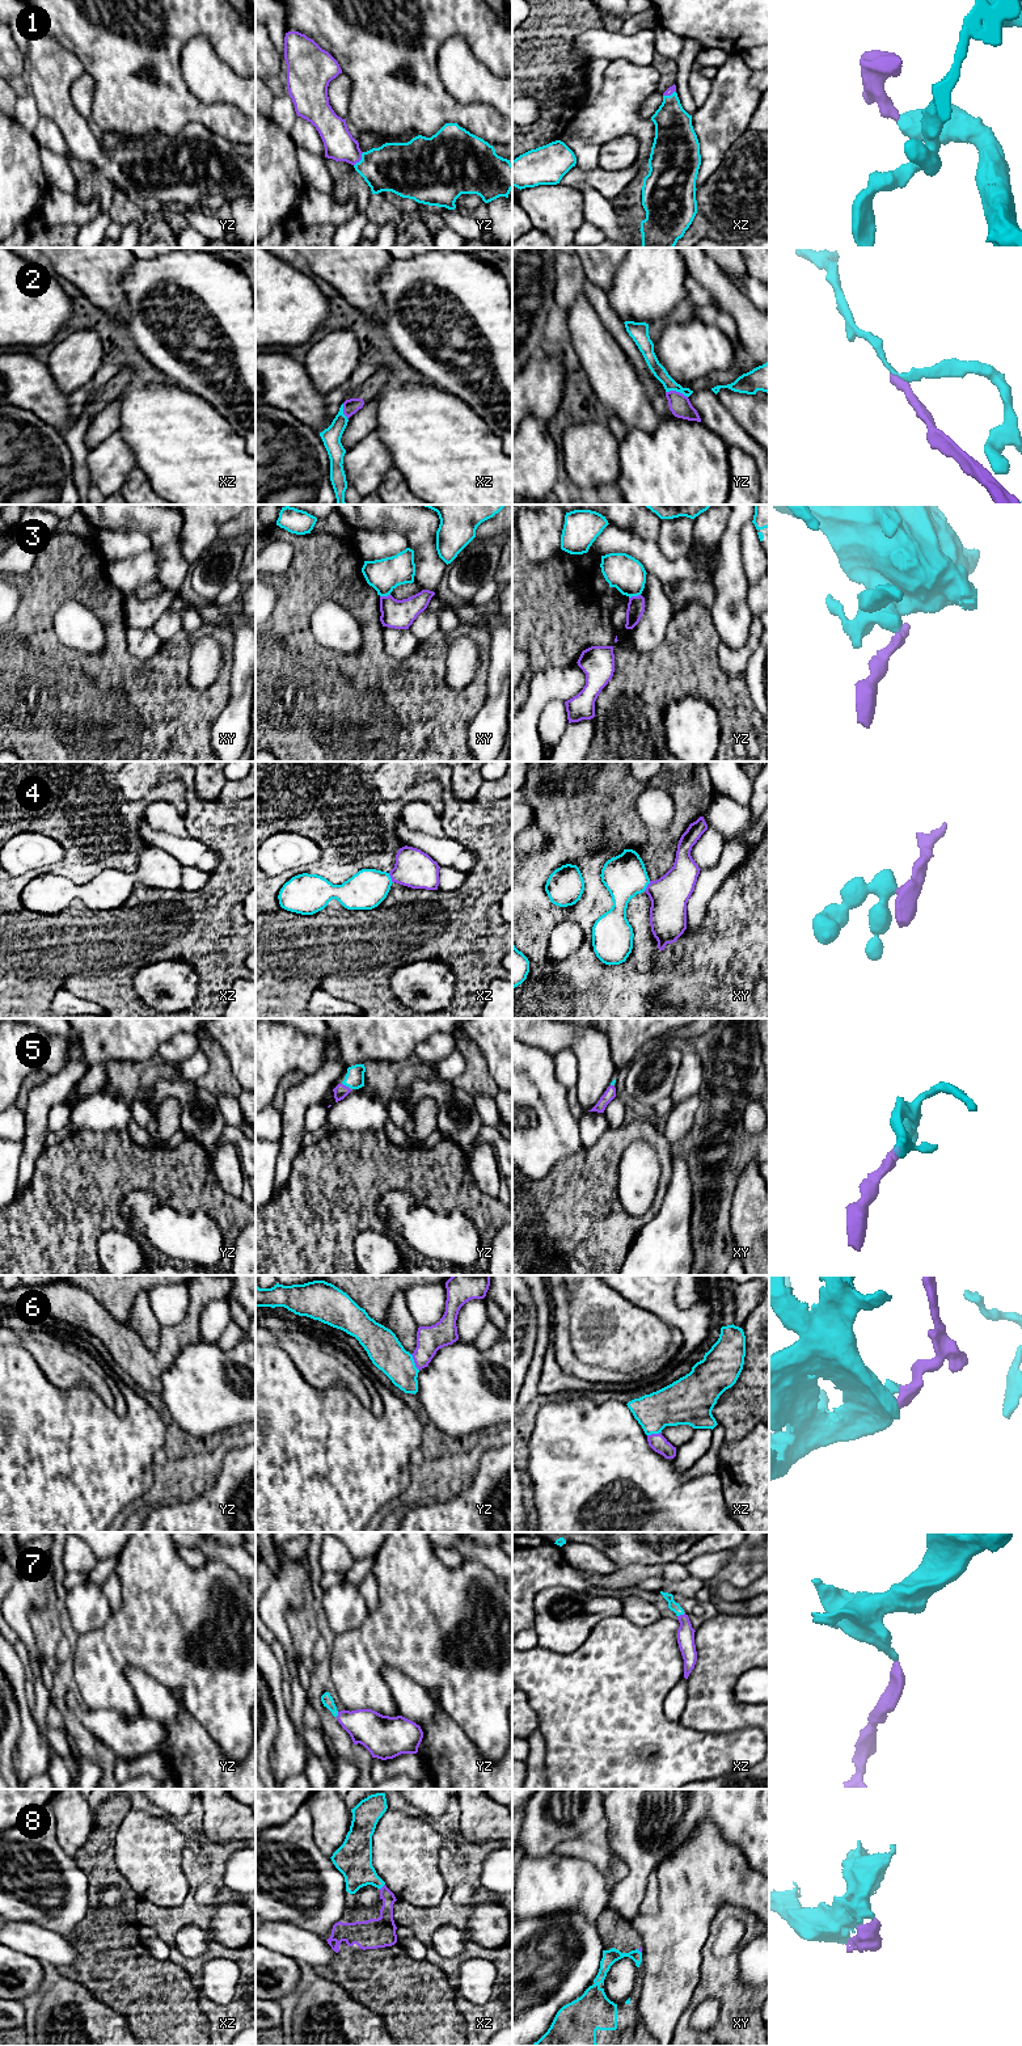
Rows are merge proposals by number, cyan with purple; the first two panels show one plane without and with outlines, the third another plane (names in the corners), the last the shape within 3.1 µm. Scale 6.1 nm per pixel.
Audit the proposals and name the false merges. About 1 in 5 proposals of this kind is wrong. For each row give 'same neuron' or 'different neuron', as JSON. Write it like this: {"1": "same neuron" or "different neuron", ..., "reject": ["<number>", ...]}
{"1": "same neuron", "2": "same neuron", "3": "different neuron", "4": "same neuron", "5": "same neuron", "6": "same neuron", "7": "same neuron", "8": "same neuron", "reject": ["3"]}

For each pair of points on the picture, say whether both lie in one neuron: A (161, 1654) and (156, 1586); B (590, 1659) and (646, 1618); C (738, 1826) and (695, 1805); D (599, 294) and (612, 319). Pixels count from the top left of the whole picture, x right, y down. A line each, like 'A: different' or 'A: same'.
A: same
B: different
C: same
D: same

